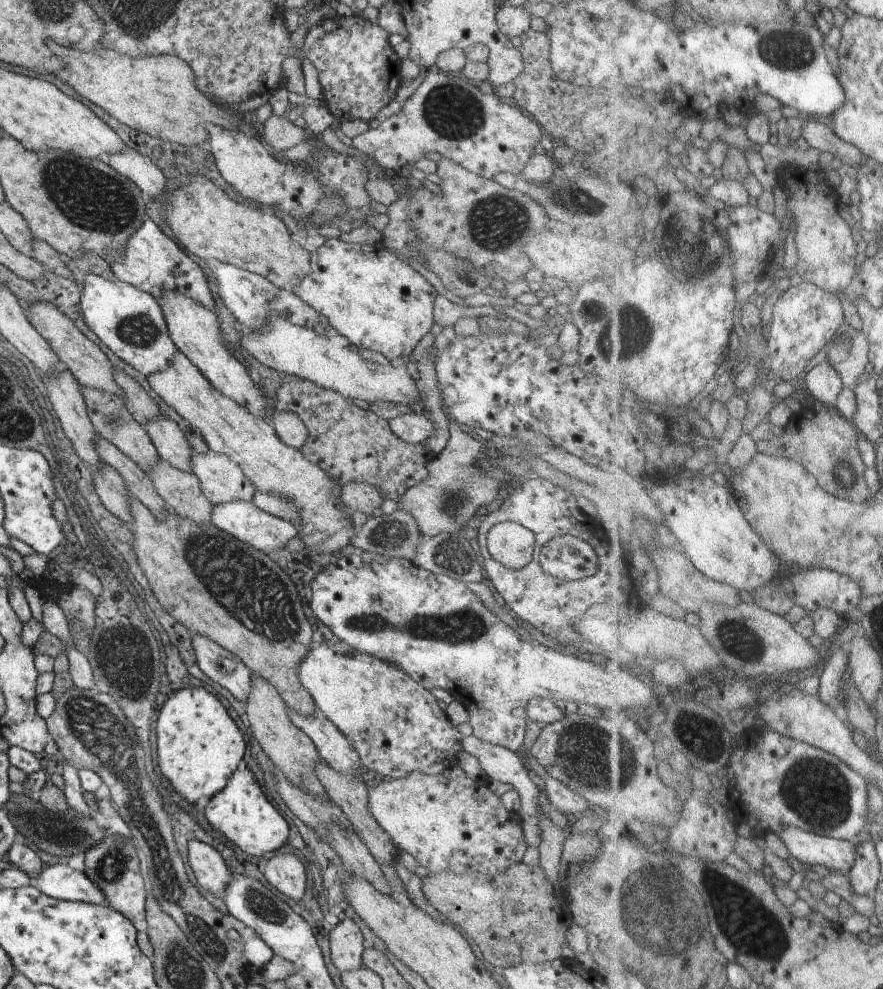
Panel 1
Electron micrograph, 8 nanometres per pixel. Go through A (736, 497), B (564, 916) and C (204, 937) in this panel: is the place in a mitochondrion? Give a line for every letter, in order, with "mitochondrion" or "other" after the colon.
A: other
B: other
C: mitochondrion

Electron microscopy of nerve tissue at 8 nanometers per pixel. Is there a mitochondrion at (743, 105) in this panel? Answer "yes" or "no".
no

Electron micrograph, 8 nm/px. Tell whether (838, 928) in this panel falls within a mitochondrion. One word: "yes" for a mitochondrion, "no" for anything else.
no

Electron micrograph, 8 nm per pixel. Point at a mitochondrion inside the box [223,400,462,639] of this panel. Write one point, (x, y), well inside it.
(387, 535)

